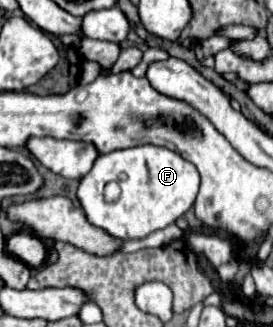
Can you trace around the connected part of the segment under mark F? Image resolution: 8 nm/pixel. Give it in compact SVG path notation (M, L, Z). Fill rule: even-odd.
M138 145L130 149L112 151L100 155L94 161L92 171L80 179L78 185L78 201L86 215L86 219L104 229L108 235L116 239L144 239L152 231L164 229L182 217L194 203L196 191L200 185L200 175L192 163L182 159L176 151L158 145ZM108 181L116 181L122 189L120 201L106 203L104 201L104 185Z

